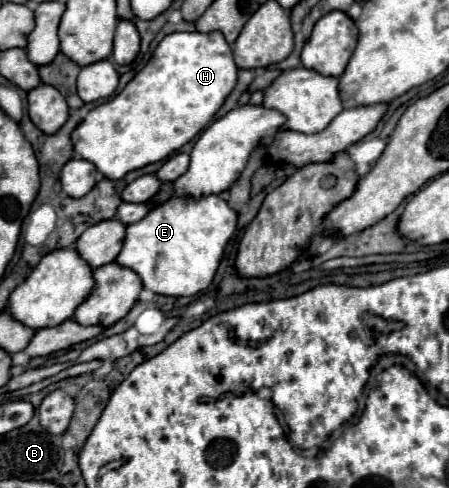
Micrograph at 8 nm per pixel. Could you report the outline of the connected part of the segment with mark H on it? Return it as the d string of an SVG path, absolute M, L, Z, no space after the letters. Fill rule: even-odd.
M174 32L154 50L150 62L112 100L92 108L74 128L74 152L90 160L108 180L168 158L200 134L236 86L238 68L222 32Z

